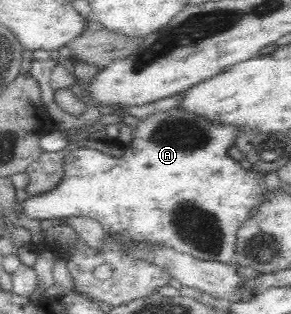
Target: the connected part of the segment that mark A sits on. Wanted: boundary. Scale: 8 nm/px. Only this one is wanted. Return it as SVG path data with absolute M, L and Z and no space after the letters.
M175 106L170 110L157 110L147 114L145 118L139 118L139 122L135 124L133 132L131 132L131 142L122 146L123 152L121 156L111 156L104 152L92 149L91 147L81 146L71 149L71 152L64 158L64 175L61 182L55 185L55 188L35 194L35 196L27 196L23 200L19 200L17 204L21 207L21 215L27 219L37 219L42 223L48 224L53 221L60 221L68 217L87 216L95 218L101 222L105 233L117 234L125 233L127 238L135 241L157 241L158 244L170 247L171 249L181 252L185 255L193 256L198 260L213 260L217 262L234 262L236 233L241 224L249 218L249 212L254 207L259 206L268 193L266 184L260 175L251 169L245 169L239 165L235 158L229 156L229 148L237 147L237 138L247 132L250 128L247 125L236 125L229 123L219 123L210 121L203 115L199 116L195 111L189 111L183 107Z

